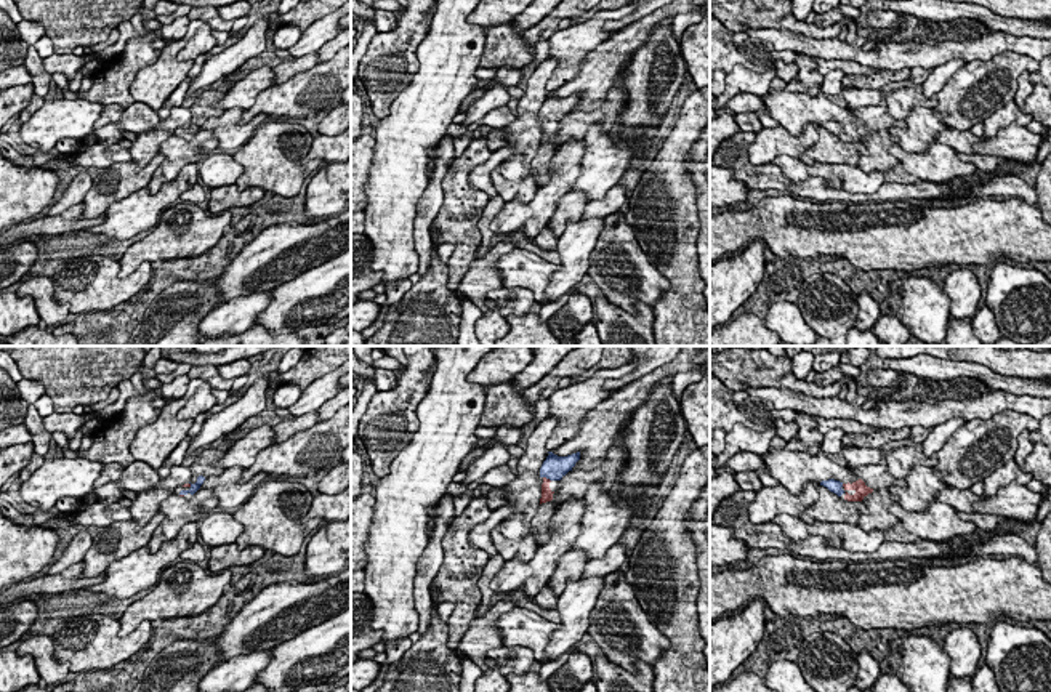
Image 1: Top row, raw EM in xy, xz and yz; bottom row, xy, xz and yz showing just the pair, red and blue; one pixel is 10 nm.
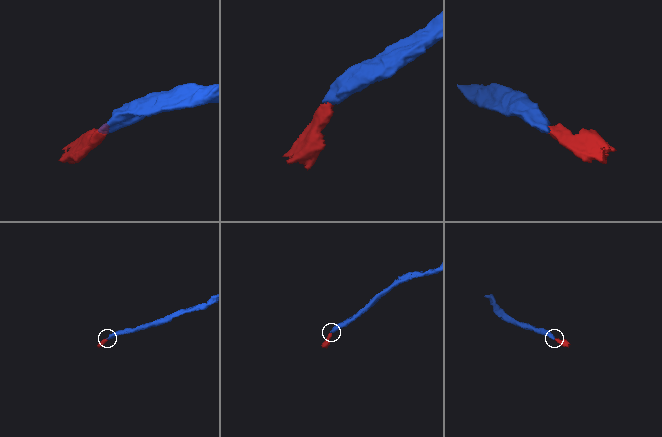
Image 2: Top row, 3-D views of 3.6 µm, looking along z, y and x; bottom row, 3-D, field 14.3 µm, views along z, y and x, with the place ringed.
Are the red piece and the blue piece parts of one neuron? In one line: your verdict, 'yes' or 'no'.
yes

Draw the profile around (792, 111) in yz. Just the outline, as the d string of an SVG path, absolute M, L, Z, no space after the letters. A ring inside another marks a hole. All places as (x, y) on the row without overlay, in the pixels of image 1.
M785 90L767 91L761 96L766 104L766 114L780 123L793 136L799 136L806 123L815 128L822 122L835 120L848 125L854 115L832 103L825 95L809 96L806 93L790 93Z

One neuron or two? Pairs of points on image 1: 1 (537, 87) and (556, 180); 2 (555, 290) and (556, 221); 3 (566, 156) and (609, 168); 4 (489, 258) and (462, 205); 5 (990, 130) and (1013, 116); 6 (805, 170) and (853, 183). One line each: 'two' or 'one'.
1: two
2: two
3: two
4: two
5: one
6: one

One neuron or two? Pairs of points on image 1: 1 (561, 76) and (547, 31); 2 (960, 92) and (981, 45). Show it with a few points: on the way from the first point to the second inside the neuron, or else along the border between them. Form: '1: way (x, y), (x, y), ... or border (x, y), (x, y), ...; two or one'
1: border (558, 31), (547, 39); two
2: border (1011, 52), (966, 63); two

